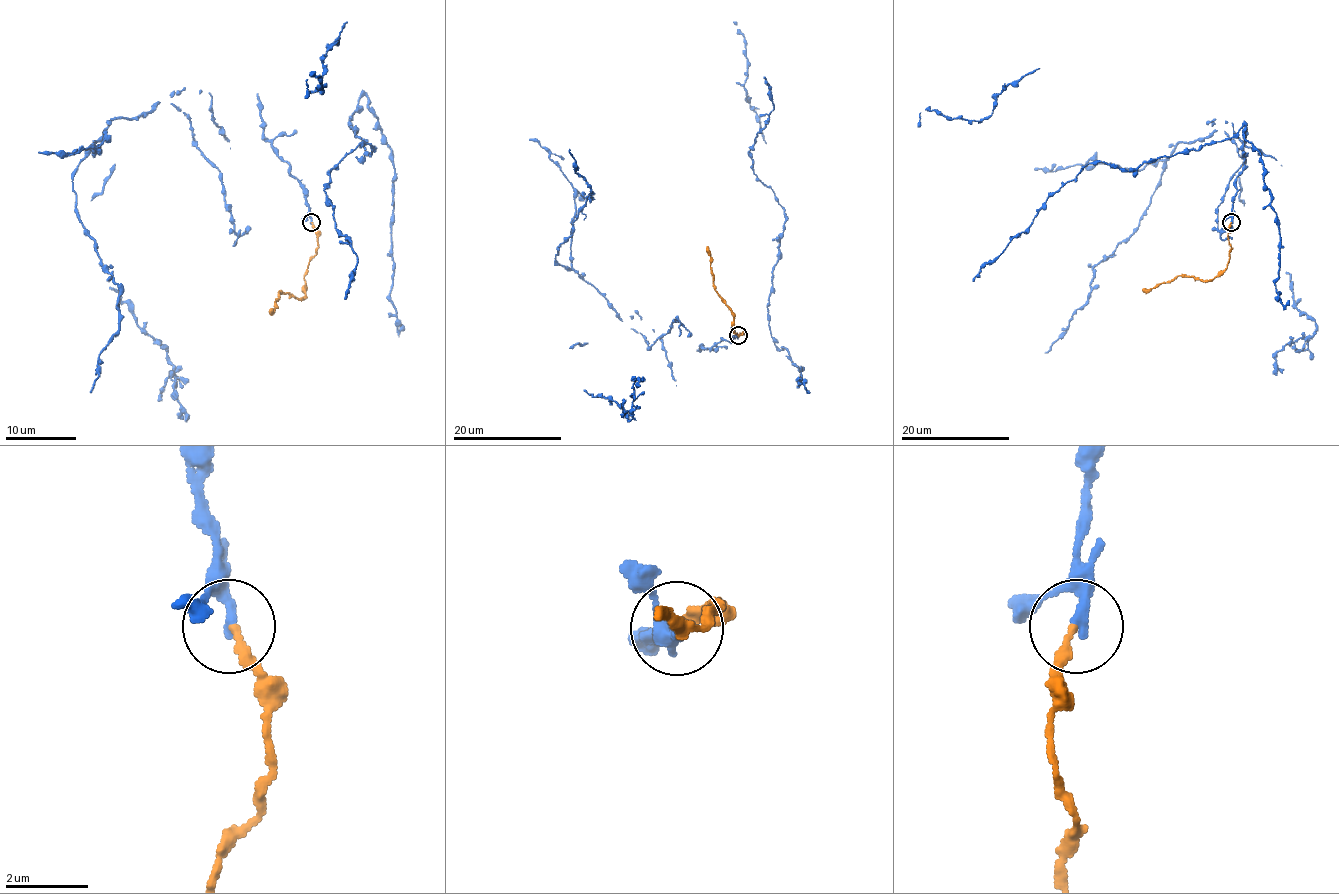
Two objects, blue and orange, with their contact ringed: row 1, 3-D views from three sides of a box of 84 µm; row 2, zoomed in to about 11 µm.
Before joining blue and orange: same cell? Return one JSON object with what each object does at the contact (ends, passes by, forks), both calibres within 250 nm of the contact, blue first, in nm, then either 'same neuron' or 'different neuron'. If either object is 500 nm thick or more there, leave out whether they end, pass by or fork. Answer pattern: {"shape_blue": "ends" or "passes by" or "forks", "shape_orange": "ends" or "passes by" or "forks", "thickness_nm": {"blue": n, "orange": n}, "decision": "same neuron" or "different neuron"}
{"shape_blue": "ends", "shape_orange": "ends", "thickness_nm": {"blue": 280, "orange": 200}, "decision": "different neuron"}

